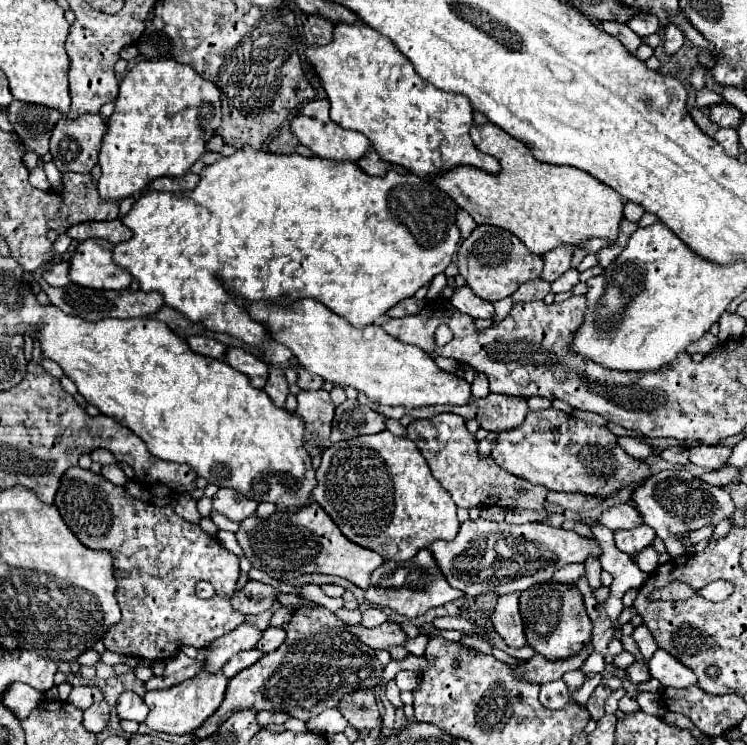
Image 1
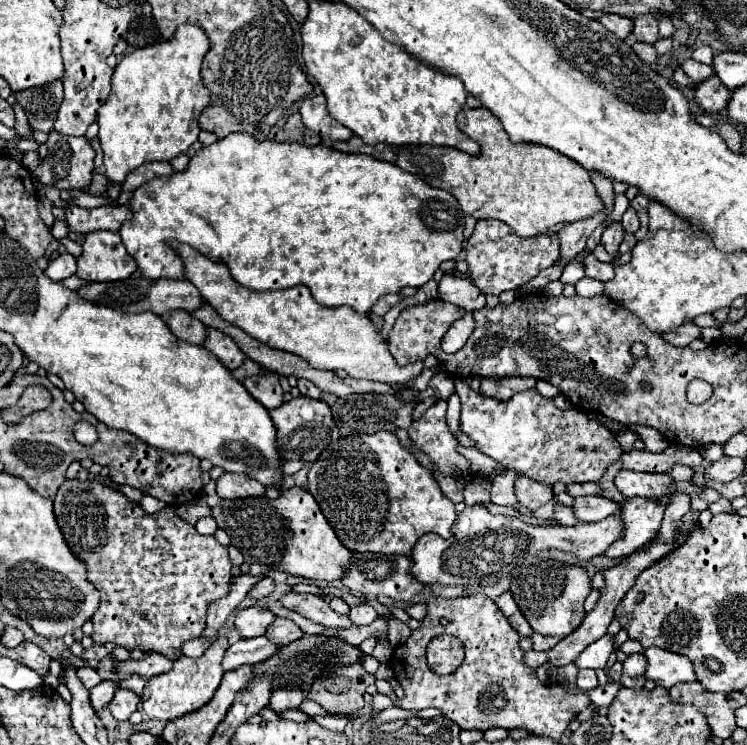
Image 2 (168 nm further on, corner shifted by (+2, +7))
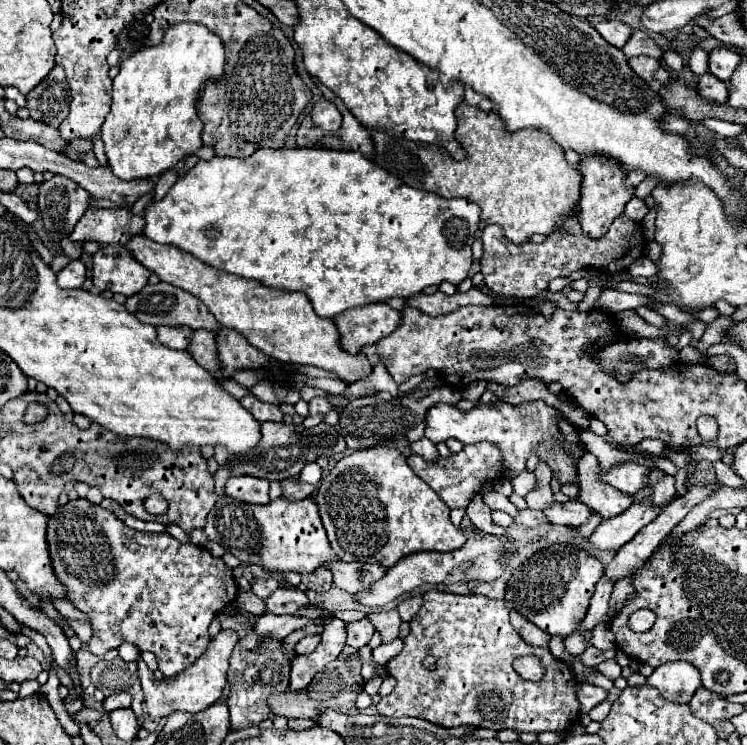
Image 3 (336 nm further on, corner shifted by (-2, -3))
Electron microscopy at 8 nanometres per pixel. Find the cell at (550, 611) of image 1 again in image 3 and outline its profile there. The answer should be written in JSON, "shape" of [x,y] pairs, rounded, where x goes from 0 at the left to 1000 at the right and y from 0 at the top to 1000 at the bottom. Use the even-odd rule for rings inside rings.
{"shape":[[[740,730],[730,738],[716,741],[705,754],[687,765],[676,805],[703,827],[708,835],[722,840],[735,851],[762,854],[772,846],[775,835],[786,824],[788,805],[797,795],[797,784],[807,773],[807,757],[788,741],[775,738],[764,730]]]}

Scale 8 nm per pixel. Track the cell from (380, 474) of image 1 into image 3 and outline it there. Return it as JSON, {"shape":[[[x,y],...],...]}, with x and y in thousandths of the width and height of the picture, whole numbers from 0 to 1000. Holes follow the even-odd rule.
{"shape":[[[531,601],[478,604],[473,620],[462,612],[430,642],[422,674],[440,730],[459,754],[507,754],[523,762],[545,744],[564,738],[604,741],[622,728],[620,714],[601,698],[601,679],[556,639]]]}

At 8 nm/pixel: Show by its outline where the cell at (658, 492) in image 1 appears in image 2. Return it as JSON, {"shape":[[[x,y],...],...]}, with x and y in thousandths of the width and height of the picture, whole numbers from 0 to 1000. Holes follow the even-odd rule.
{"shape":[[[834,631],[823,639],[823,652],[837,666],[837,671],[850,666],[869,668],[869,671],[888,671],[888,666],[893,666],[896,660],[893,674],[898,674],[904,666],[898,655],[901,647],[904,644],[896,636],[861,636],[861,634],[845,634],[845,631]]]}

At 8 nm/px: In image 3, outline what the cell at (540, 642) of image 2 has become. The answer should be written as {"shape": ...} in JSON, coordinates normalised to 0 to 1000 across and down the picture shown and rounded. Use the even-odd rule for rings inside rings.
{"shape":[[[764,851],[762,856],[759,856],[759,862],[756,862],[756,870],[759,870],[759,875],[764,878],[764,881],[775,881],[775,878],[780,878],[783,875],[783,870],[786,870],[786,862],[783,862],[783,856],[778,854],[778,851]]]}

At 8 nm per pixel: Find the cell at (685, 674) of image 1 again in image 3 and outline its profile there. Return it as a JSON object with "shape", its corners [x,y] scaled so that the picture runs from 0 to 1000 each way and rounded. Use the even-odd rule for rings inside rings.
{"shape":[[[893,889],[866,910],[869,921],[877,921],[885,934],[904,945],[922,945],[930,926],[938,921],[936,899],[922,889]]]}

